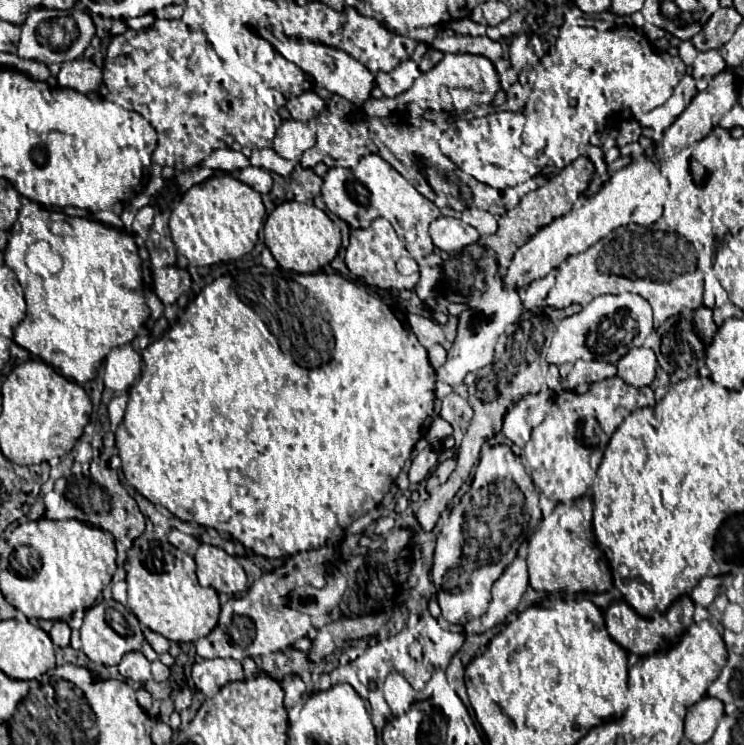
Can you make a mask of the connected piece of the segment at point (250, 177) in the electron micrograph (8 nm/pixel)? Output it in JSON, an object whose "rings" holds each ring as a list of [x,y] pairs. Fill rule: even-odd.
{"rings":[[[246,166],[244,170],[240,170],[240,176],[238,176],[246,186],[250,186],[254,192],[258,194],[264,194],[272,188],[272,176],[270,172],[262,170],[262,168],[256,168],[256,166]]]}

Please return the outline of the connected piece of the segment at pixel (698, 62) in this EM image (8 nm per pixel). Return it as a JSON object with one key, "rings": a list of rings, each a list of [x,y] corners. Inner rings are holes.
{"rings":[[[704,50],[704,52],[698,52],[698,56],[694,58],[692,70],[694,70],[692,72],[694,78],[714,78],[716,74],[726,70],[726,64],[718,54],[718,50]]]}

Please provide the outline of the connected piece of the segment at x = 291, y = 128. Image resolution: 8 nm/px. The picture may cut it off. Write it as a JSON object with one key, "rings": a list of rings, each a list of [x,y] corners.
{"rings":[[[284,120],[274,138],[274,150],[288,160],[298,160],[304,150],[314,146],[316,138],[300,120]]]}

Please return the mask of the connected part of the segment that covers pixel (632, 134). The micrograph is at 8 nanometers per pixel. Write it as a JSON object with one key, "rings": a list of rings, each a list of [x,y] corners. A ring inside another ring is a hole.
{"rings":[[[628,120],[622,124],[620,134],[618,134],[618,146],[626,146],[628,142],[638,142],[642,136],[642,128],[638,126],[638,122]]]}

